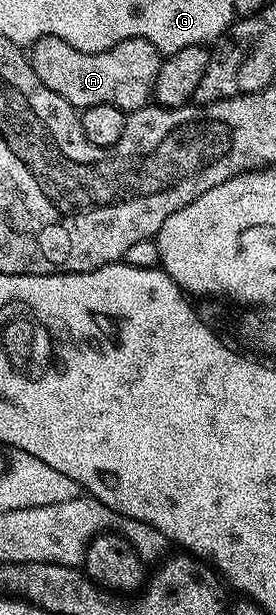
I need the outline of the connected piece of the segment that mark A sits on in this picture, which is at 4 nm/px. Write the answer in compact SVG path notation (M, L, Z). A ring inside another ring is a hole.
M46 36L32 43L30 61L38 80L42 80L42 84L46 84L46 88L50 88L50 92L58 92L58 96L66 99L71 106L83 108L94 104L114 104L114 108L131 112L149 105L156 88L156 77L162 55L156 51L154 44L145 38L122 40L118 44L114 44L114 48L91 54L66 44L66 40L62 40L58 36Z

